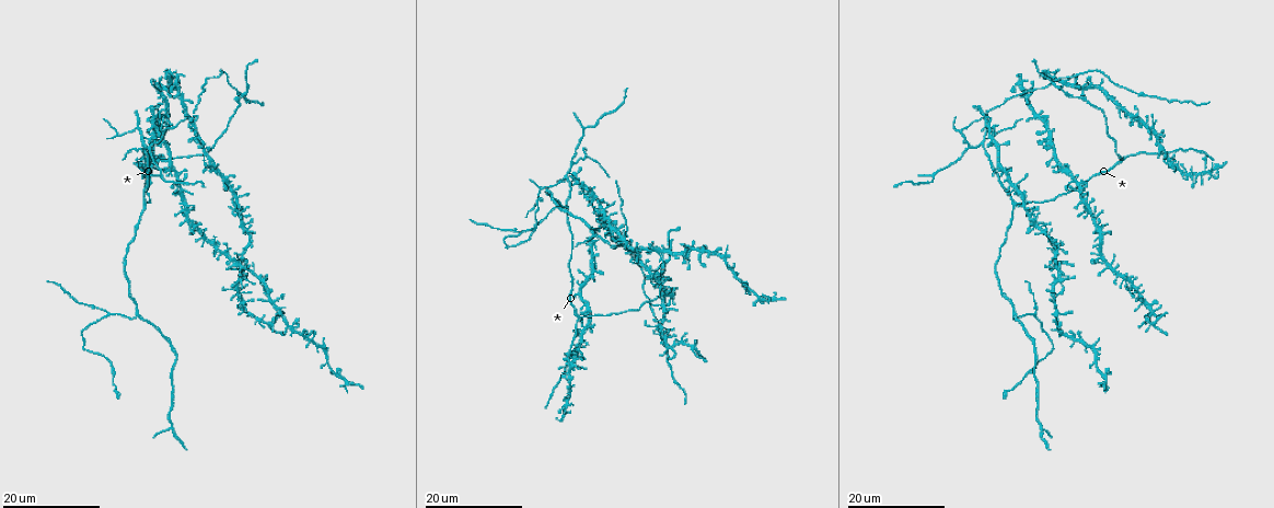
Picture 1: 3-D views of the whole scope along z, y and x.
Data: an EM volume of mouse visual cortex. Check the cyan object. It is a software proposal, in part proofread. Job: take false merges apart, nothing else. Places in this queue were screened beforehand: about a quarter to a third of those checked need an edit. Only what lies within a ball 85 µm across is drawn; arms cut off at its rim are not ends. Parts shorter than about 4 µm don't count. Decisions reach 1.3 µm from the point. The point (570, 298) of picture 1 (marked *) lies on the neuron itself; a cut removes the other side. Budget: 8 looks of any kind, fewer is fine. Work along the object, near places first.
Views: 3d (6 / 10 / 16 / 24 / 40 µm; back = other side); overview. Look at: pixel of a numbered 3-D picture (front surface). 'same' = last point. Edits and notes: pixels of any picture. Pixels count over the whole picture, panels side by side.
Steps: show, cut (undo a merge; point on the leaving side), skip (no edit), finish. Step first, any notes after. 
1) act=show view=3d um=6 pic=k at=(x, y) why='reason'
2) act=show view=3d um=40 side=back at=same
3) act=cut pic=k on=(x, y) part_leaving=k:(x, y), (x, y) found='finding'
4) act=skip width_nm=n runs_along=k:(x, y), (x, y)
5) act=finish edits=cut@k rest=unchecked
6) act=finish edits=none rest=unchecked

act=show view=3d um=16 pic=1 at=(1150, 313) why='four arms meet'

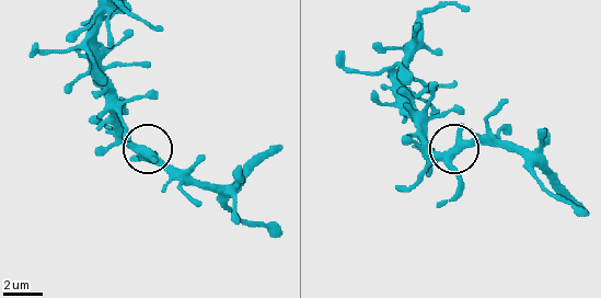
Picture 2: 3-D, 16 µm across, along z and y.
act=show view=3d um=6 pic=2 at=(451, 156)

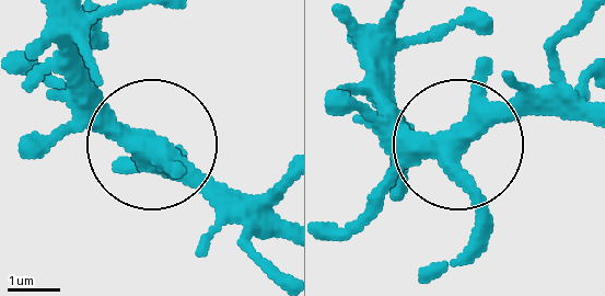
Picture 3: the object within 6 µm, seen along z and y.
act=skip arms=4 runs_along=3:(351, 34), (377, 95), (477, 188), (473, 261) found='all the same neuron'

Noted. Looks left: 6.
act=show view=3d um=16 pic=1 at=(1154, 325) why='looks like a crossing'

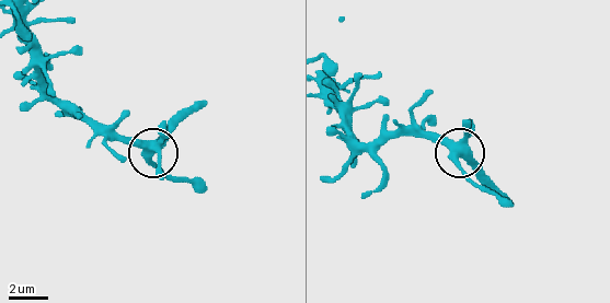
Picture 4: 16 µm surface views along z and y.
act=show view=3d um=6 pic=4 at=(151, 157) why='zoom in'

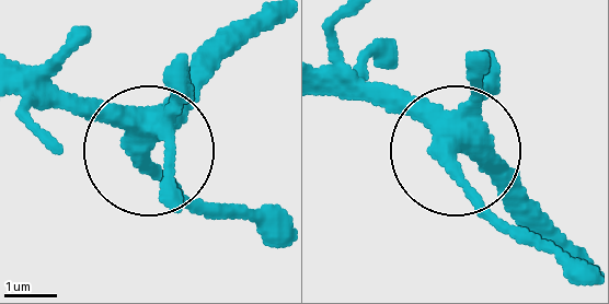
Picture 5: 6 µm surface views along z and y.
act=skip arms=4 found='all the same neuron'

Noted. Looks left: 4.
act=show view=3d um=16 pic=1 at=(1034, 314)

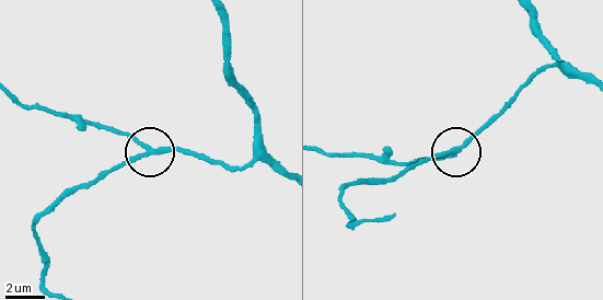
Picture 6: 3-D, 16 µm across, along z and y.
act=show view=3d um=10 pic=6 at=(146, 148)

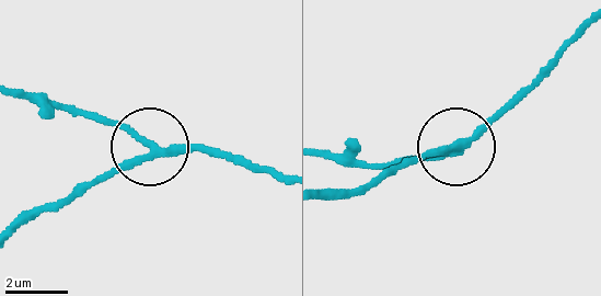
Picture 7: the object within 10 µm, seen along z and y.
act=skip arms=3 runs_along=7:(284, 178), (189, 146), (142, 144), (82, 110) found='continuous, no second neuron'

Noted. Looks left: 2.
act=show view=3d um=24 pic=1 at=(150, 147) why='three-way junction'

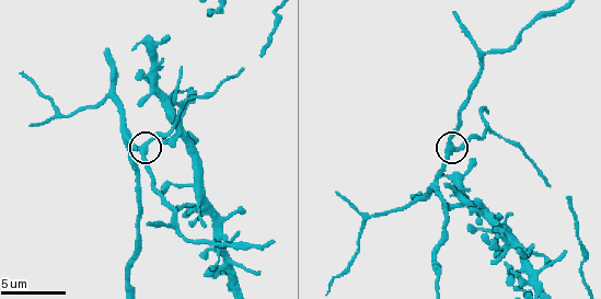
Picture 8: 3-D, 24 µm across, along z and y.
act=show view=3d um=10 pic=8 at=(451, 148)

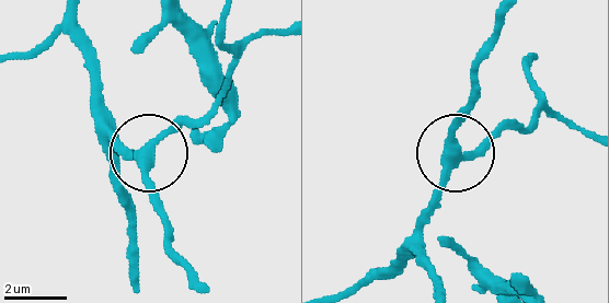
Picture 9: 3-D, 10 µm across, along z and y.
act=skip side_arm_um=25 runs_along=9:(136, 239), (113, 137), (149, 155), (147, 184), (160, 221) found='all the same neuron'

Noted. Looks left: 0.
act=finish edits=none rest=unchecked

